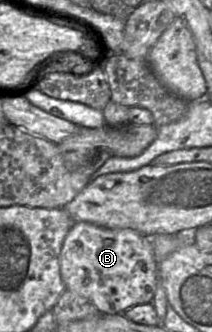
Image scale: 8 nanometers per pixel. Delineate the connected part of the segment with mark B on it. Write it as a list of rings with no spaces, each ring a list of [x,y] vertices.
[[[74,222],[63,241],[59,264],[65,289],[91,302],[102,314],[120,314],[135,305],[151,303],[159,282],[158,264],[150,237],[131,229],[109,229],[87,222]]]

